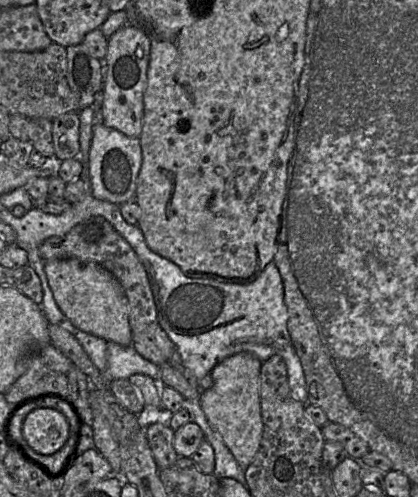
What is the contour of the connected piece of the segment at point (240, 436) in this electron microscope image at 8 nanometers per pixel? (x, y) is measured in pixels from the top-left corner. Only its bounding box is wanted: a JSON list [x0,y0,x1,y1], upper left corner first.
[199,352,263,470]

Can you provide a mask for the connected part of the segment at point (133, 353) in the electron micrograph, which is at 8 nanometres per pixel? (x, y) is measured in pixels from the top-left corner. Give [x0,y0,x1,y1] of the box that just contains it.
[102,341,159,383]

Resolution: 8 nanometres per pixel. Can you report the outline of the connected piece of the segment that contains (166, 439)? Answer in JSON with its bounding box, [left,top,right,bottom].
[146,422,179,469]

